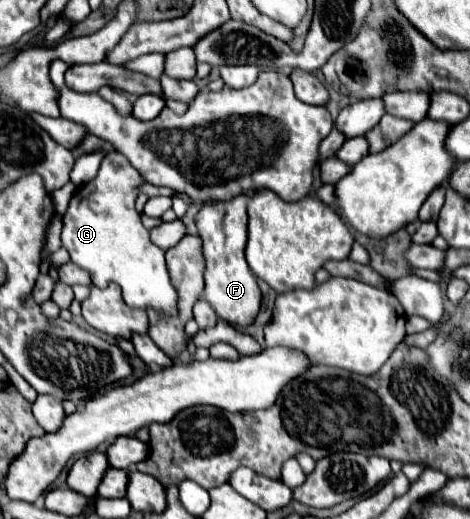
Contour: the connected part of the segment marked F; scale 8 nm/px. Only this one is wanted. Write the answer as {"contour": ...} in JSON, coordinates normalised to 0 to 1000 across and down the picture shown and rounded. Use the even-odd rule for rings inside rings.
{"contour":[[[498,380],[489,387],[468,387],[455,395],[434,395],[417,414],[417,437],[426,445],[434,468],[434,495],[438,495],[438,557],[434,572],[460,607],[494,630],[519,634],[540,622],[557,565],[540,526],[532,522],[519,480],[523,480],[523,380]]]}

